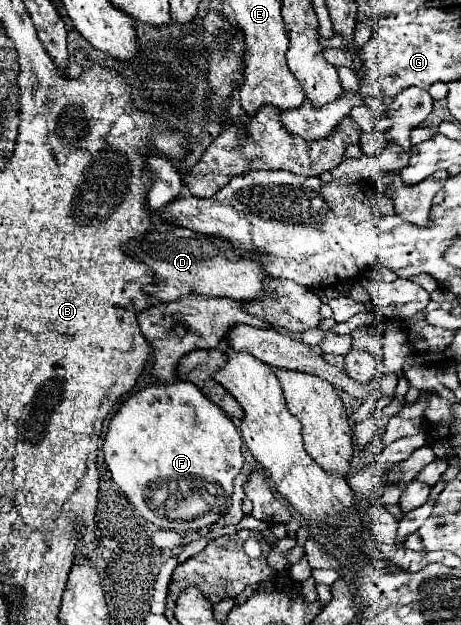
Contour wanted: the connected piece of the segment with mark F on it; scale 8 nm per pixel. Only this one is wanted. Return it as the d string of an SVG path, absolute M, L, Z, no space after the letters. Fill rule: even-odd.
M178 380L170 386L146 386L122 404L110 422L104 458L114 482L142 518L162 530L188 532L214 524L230 508L232 480L244 466L240 444L242 438L232 420L194 384ZM182 488L190 490L188 504L164 504L174 492L184 492Z

